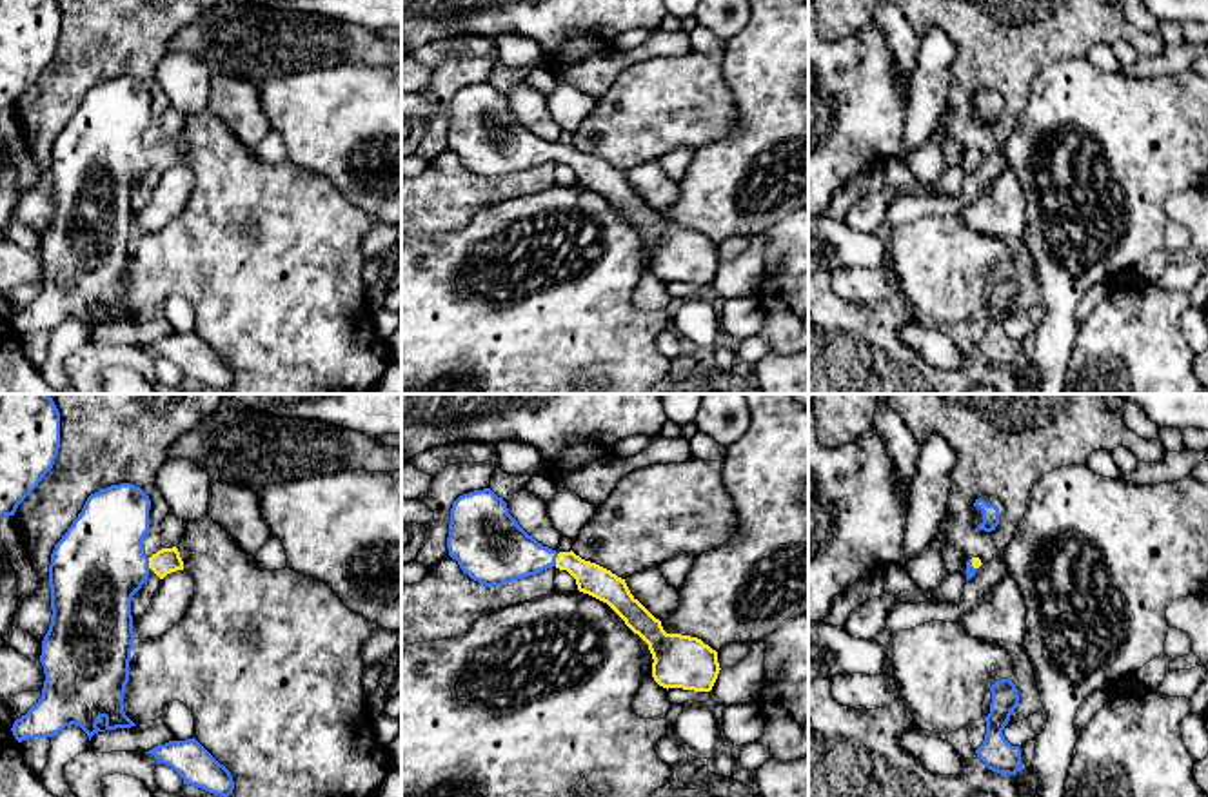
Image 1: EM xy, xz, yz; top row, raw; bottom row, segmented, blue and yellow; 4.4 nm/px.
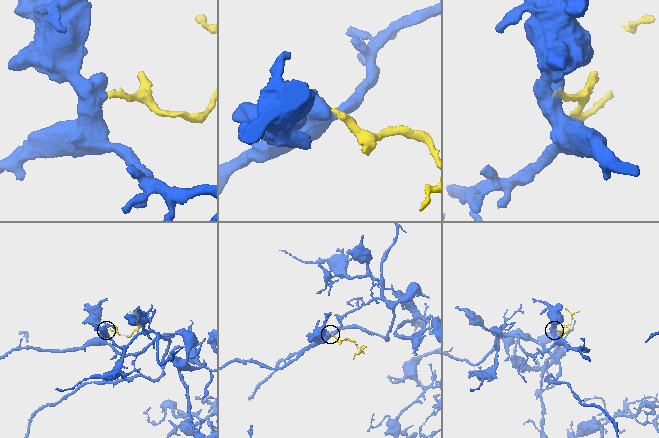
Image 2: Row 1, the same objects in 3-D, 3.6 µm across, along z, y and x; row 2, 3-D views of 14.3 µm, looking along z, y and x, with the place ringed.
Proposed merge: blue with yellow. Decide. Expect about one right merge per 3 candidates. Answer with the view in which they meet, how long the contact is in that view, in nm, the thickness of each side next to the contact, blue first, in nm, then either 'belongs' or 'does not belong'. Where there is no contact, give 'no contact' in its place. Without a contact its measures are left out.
xz | 60 nm | 280/140 nm | belongs

